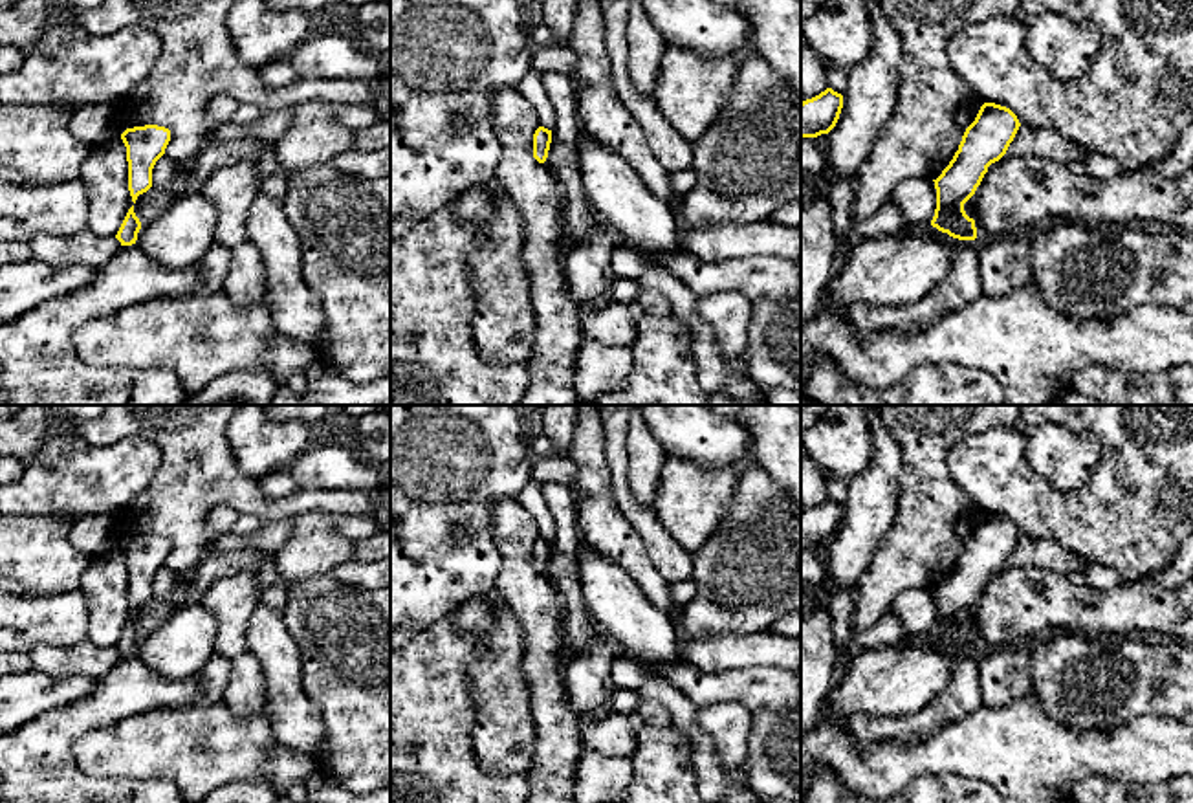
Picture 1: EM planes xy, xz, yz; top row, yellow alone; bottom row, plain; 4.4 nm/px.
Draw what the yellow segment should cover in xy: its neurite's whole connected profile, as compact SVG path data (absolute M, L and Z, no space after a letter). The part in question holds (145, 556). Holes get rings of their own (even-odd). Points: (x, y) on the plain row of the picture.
M158 535L134 537L126 539L121 550L126 557L128 601L136 614L137 607L152 598L152 579L165 565L170 541Z

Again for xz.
M539 537L533 544L533 568L544 574L552 554L552 541Z

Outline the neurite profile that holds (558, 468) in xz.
M552 455L546 458L533 458L531 480L539 484L555 482L574 486L577 468L566 455Z

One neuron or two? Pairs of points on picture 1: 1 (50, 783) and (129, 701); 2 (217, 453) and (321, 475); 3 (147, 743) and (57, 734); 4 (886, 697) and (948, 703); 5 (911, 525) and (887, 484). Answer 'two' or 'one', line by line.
1: one
2: two
3: two
4: two
5: two

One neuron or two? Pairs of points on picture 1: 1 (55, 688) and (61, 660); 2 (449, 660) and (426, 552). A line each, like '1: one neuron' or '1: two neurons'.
1: two neurons
2: two neurons

